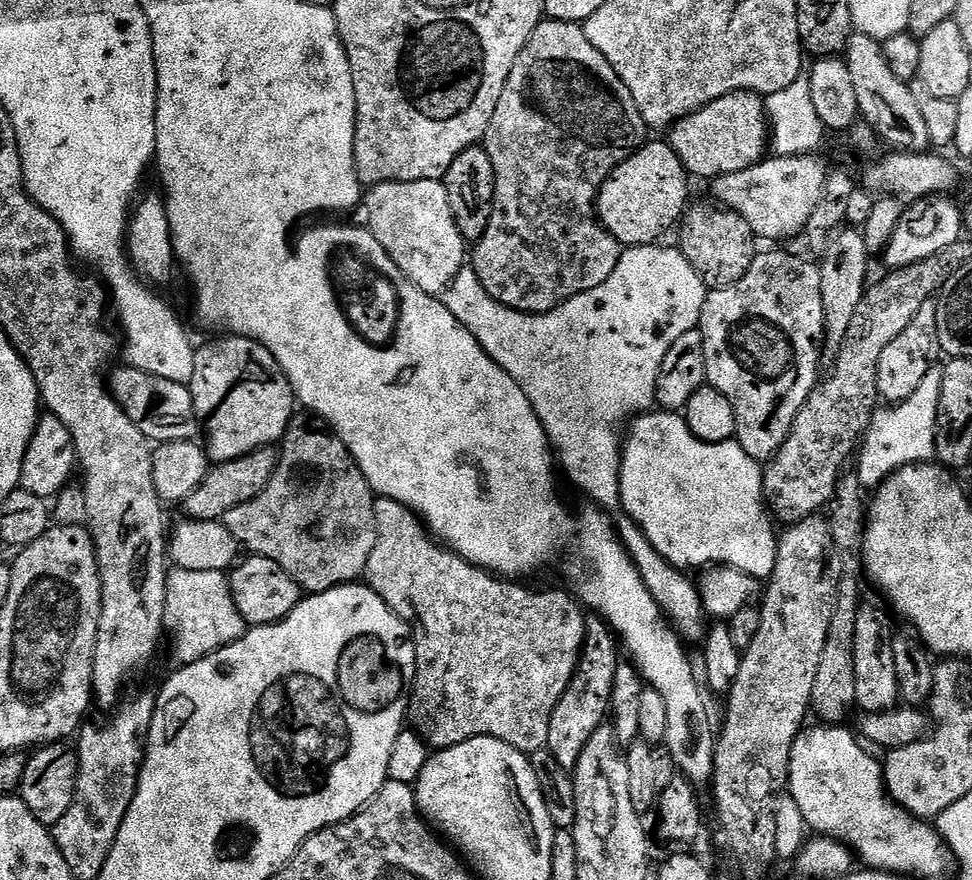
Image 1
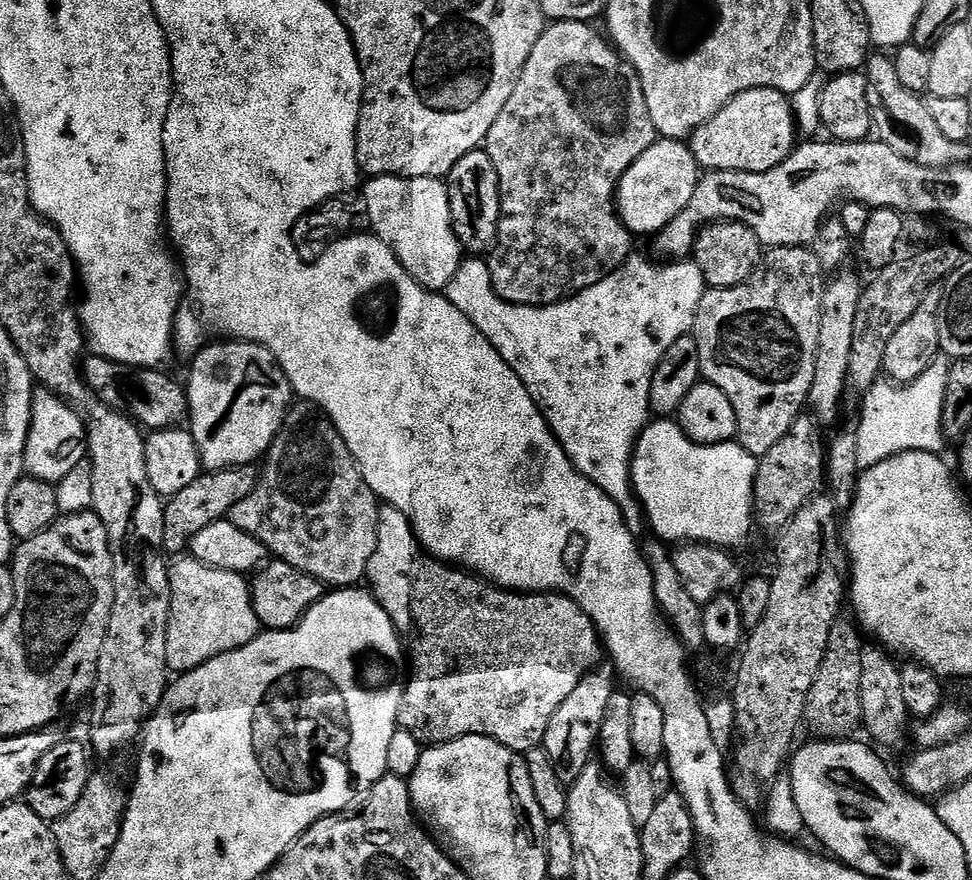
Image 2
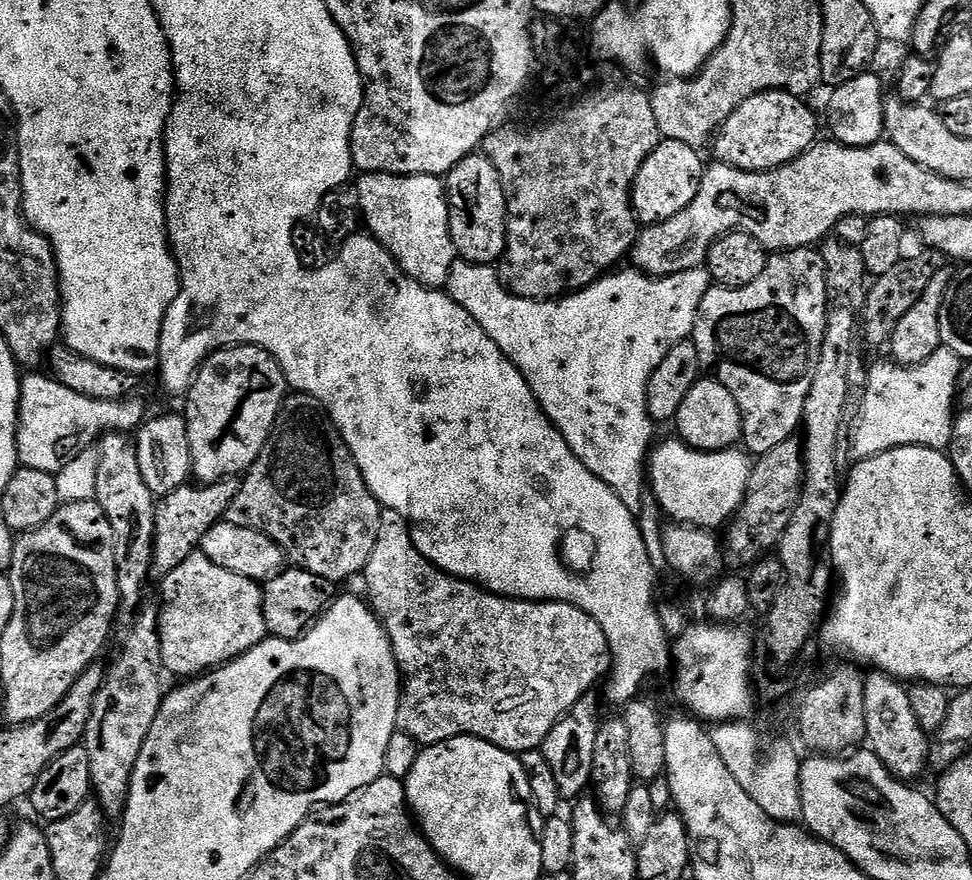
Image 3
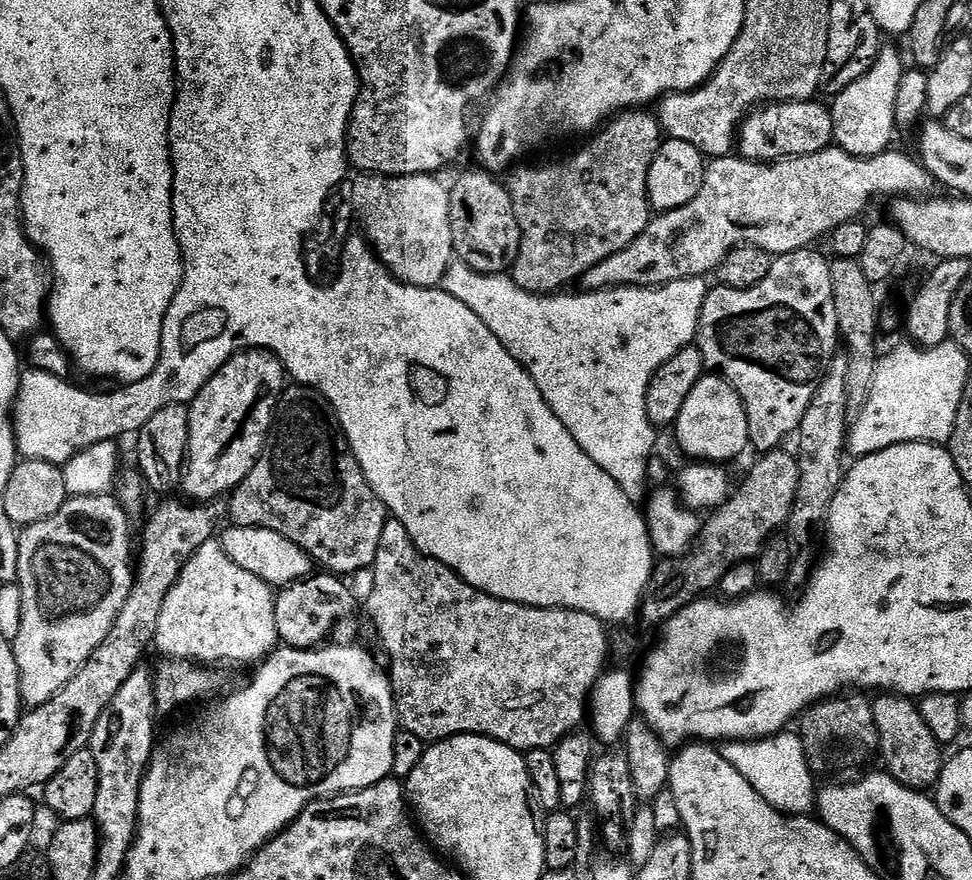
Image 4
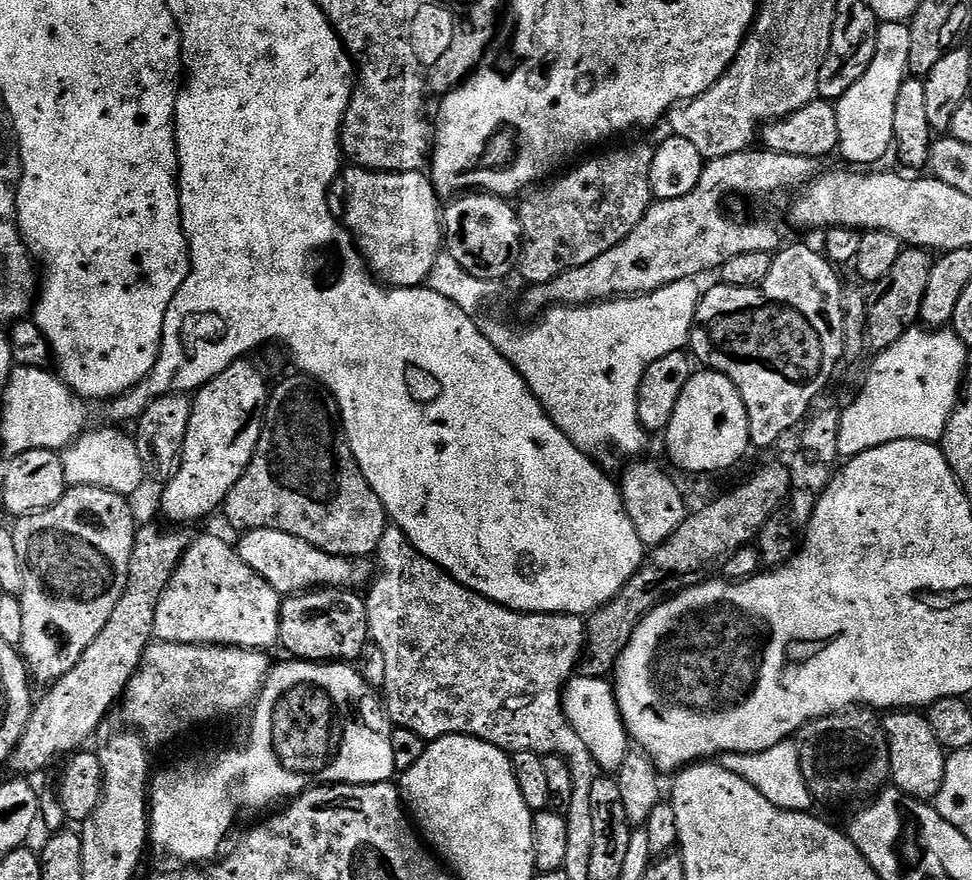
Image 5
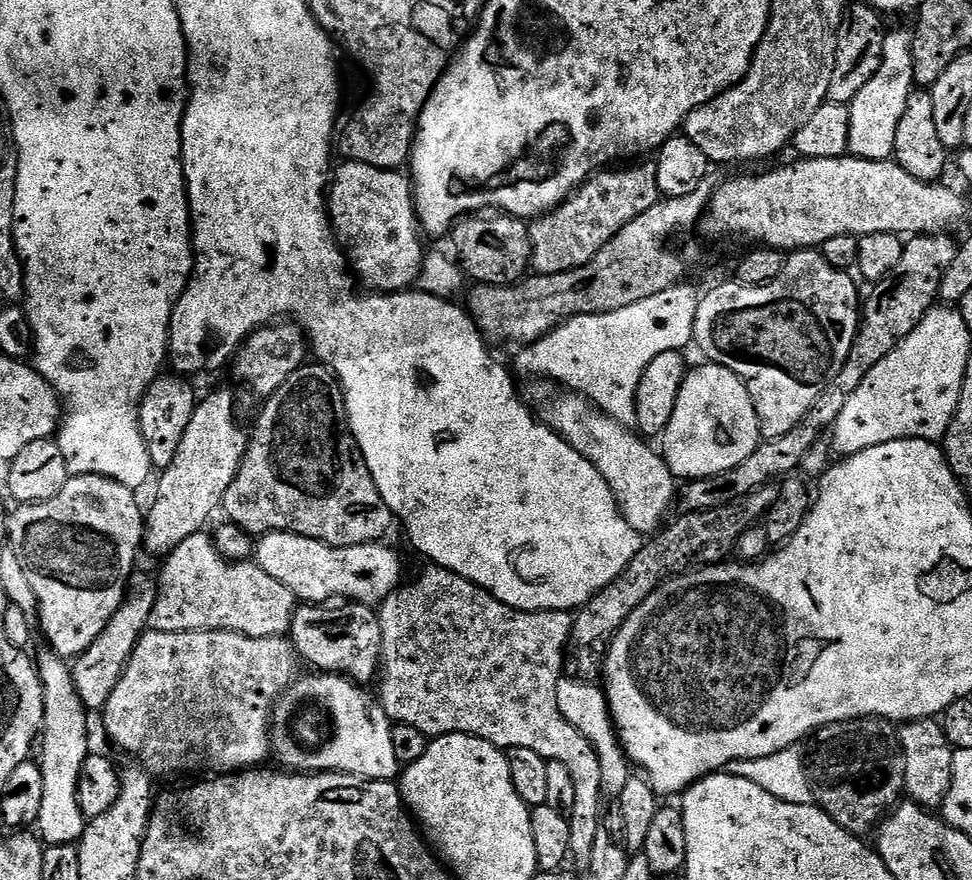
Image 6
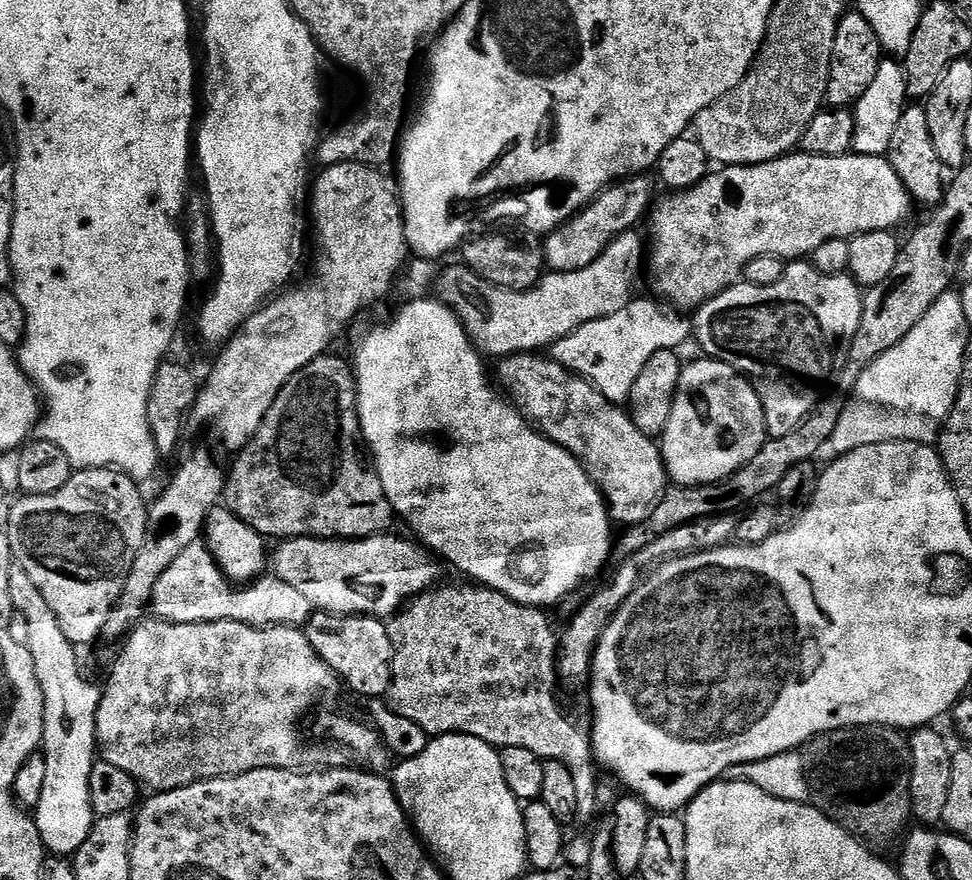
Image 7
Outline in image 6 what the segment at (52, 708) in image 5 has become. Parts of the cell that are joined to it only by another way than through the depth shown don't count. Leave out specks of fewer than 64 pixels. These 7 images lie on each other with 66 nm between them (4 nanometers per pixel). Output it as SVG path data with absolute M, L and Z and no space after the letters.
M141 570L133 571L128 580L128 595L119 610L111 618L102 634L87 648L83 655L77 657L73 663L73 676L75 686L79 692L80 700L90 710L103 709L105 702L121 680L125 667L129 662L138 642L149 629L152 621L154 602L157 600L159 588L157 579Z

